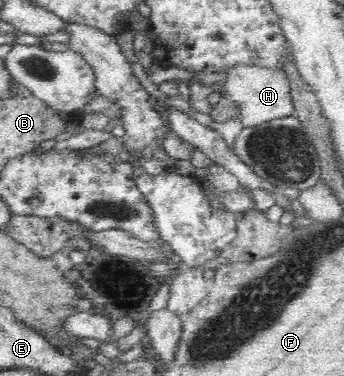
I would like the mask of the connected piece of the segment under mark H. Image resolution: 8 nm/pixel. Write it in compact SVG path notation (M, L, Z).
M254 66L235 67L226 72L226 78L222 82L223 93L228 99L238 103L238 109L242 113L242 127L249 128L274 121L275 119L291 118L295 116L296 109L292 102L292 85L284 71L260 69Z

